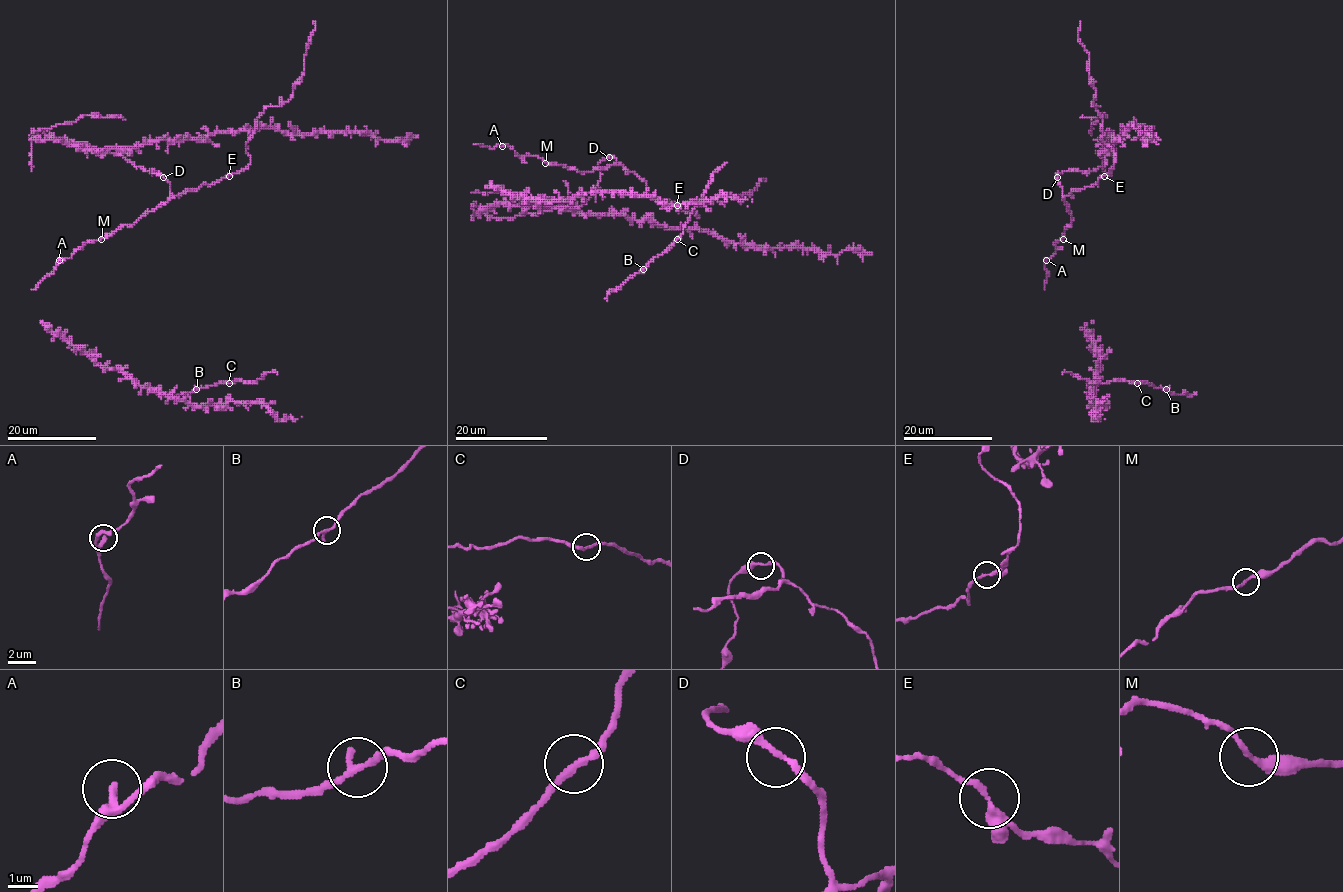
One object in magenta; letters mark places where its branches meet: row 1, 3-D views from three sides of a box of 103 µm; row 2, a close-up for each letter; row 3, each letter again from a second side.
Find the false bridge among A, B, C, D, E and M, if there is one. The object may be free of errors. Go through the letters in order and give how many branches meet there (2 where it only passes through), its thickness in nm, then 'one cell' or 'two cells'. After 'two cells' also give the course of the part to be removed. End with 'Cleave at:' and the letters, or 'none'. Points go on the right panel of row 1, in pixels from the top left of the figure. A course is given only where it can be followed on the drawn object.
A: 2 branches meet; 240 nm thick; one cell
B: 2 branches meet; 240 nm thick; one cell
C: 2 branches meet; 240 nm thick; one cell
D: 2 branches meet; 240 nm thick; one cell
E: 2 branches meet; 240 nm thick; one cell
M: 2 branches meet; 240 nm thick; one cell
Cleave at: none

